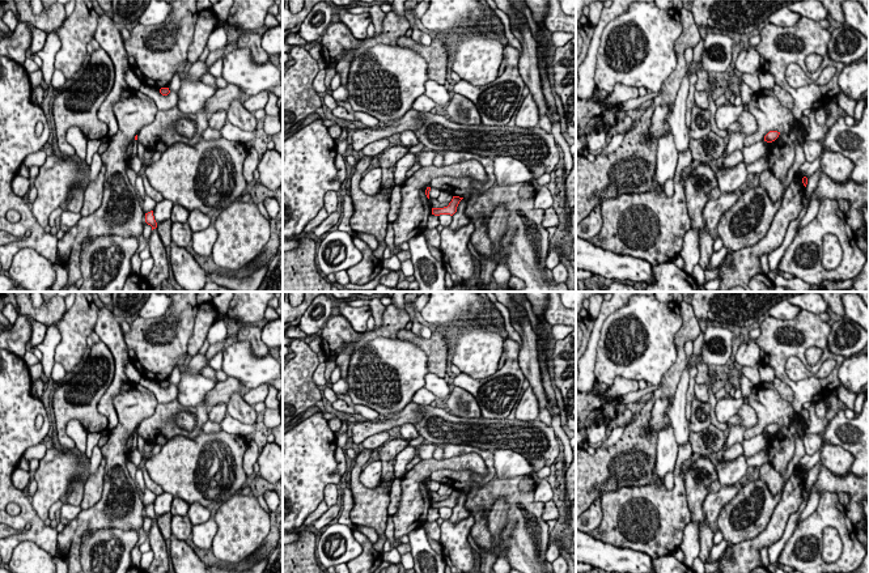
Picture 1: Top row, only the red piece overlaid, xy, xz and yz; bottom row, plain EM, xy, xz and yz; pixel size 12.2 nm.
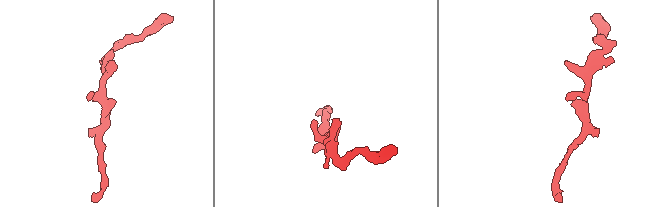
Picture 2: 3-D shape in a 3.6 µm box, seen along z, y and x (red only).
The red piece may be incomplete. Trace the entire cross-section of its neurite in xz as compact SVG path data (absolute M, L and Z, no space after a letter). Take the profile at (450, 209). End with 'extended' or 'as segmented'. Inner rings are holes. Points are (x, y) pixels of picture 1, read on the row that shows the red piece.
M453 196L453 199L452 199L452 201L449 203L448 207L432 208L432 215L434 215L434 216L440 216L440 215L450 215L450 216L453 216L457 212L457 207L458 207L458 204L459 204L459 201L462 199L463 198Z; as segmented

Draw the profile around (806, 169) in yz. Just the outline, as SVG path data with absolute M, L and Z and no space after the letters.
M818 157L814 162L809 164L809 162L804 162L798 171L796 173L800 177L810 177L811 174L814 174L818 169L821 167L821 158Z

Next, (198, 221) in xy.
M194 209L188 215L187 224L190 225L192 233L205 230L211 225L211 217L209 215L205 215L198 209Z

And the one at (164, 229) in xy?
M165 220L157 224L157 233L164 243L164 246L171 246L171 220Z

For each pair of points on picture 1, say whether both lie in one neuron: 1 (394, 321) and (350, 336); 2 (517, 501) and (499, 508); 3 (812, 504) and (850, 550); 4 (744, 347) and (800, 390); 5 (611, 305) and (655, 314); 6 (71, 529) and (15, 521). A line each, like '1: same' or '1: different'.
1: same
2: different
3: different
4: different
5: different
6: different

